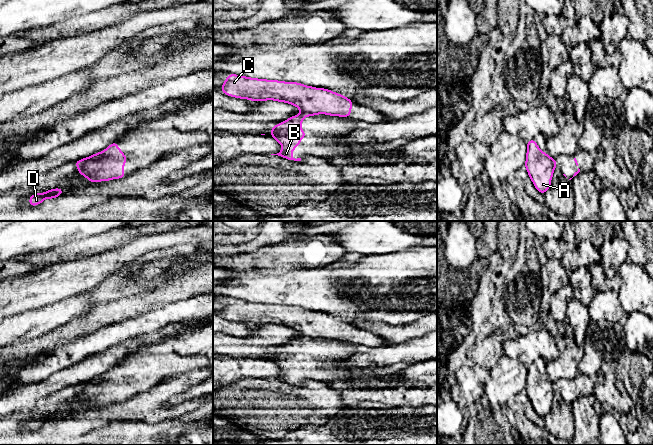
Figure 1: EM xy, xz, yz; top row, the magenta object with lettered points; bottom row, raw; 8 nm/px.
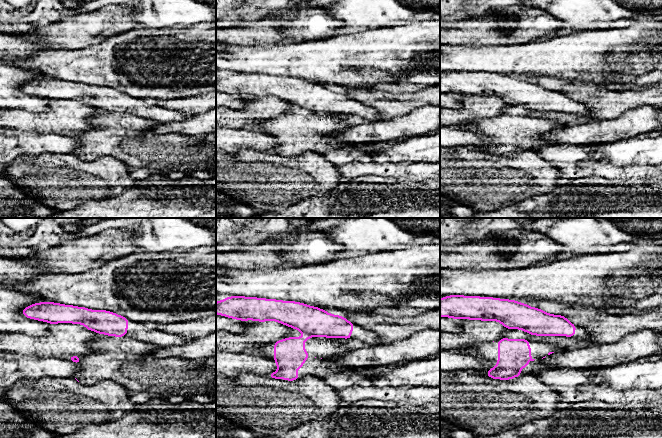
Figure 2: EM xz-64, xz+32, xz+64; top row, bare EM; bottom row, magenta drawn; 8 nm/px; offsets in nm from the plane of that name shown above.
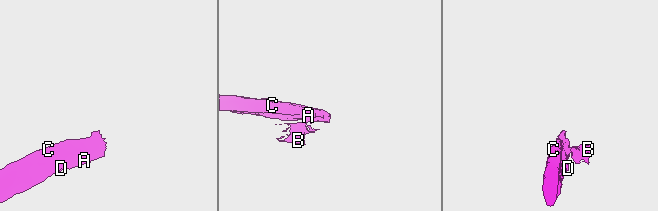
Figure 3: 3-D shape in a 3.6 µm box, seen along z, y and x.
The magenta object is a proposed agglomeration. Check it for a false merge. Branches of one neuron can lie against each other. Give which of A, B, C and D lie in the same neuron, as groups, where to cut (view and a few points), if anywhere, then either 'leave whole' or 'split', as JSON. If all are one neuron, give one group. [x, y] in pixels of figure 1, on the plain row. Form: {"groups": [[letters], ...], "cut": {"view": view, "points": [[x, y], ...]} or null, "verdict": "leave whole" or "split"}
{"groups": [["A", "C", "D"], ["B"]], "cut": {"view": "xz", "points": [[301, 335], [314, 338]]}, "verdict": "split"}

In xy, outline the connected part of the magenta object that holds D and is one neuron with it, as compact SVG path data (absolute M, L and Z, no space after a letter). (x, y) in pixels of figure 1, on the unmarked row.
M56 412L50 413L45 417L34 417L33 420L29 421L29 429L36 430L44 425L45 422L53 423L60 420L63 417L63 413Z

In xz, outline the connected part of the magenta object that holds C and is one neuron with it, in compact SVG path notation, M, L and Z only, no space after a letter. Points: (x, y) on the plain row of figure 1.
M229 298L221 315L231 321L251 325L275 324L292 328L301 336L349 341L353 325L328 313Z

